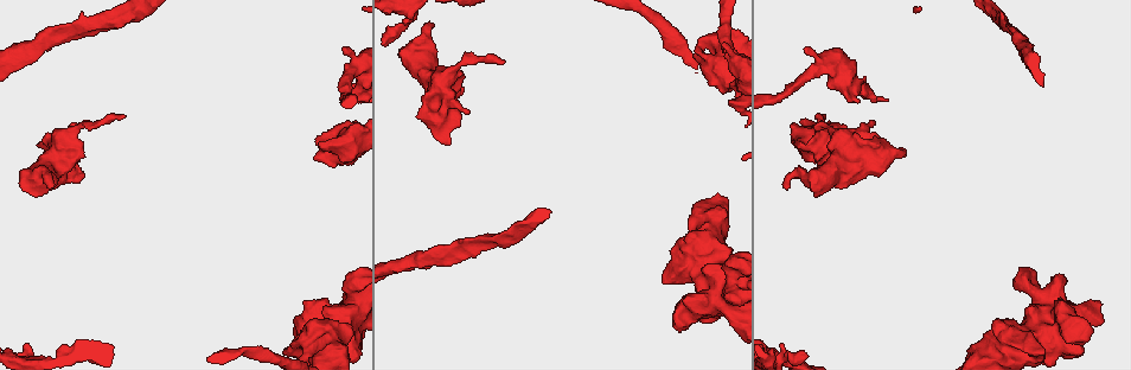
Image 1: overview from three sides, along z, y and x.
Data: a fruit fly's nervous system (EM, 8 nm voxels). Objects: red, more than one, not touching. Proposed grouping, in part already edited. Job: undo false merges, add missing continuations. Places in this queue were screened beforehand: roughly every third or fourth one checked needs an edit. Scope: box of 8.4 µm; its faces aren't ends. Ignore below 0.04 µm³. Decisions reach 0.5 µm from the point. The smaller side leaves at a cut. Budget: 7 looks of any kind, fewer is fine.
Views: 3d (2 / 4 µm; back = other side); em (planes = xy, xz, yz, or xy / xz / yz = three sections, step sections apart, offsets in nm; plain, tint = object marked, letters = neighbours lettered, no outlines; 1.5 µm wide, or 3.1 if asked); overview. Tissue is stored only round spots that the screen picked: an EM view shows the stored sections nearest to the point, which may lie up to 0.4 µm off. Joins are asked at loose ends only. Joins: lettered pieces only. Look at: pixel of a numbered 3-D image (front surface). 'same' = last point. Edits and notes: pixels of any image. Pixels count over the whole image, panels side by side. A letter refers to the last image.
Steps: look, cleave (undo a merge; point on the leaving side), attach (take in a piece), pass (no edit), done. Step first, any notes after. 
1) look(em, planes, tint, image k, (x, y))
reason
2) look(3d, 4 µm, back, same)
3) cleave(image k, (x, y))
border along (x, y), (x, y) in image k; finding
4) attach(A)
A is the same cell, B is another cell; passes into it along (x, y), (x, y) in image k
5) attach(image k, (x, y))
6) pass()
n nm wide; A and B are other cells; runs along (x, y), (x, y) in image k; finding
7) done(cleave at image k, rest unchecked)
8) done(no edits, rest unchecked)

look(3d, 2 µm, image 1, (342, 48))
branch stops here

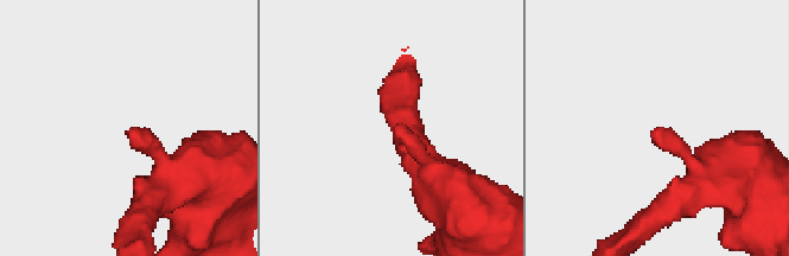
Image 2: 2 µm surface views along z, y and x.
look(em, planes, letters, image 2, (393, 128))

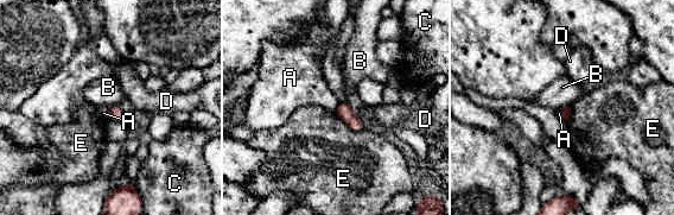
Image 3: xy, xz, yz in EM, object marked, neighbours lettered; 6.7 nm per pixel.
pass()
A, B, C, D and E are other cells; border along (118, 105), (108, 108) in image 3; no lettered piece goes on from it

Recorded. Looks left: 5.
look(3d, 2 µm, back, image 1, (317, 159))
thick end

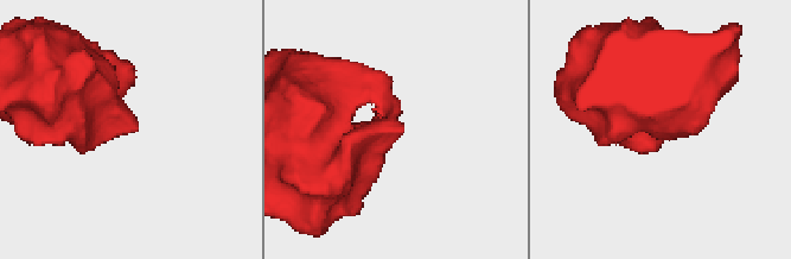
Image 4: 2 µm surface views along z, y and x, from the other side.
look(em, planes, tint, image 4, (131, 129))

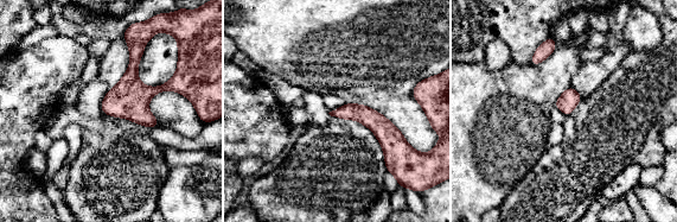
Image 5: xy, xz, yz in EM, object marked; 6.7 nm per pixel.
look(em, planes, letters, same)

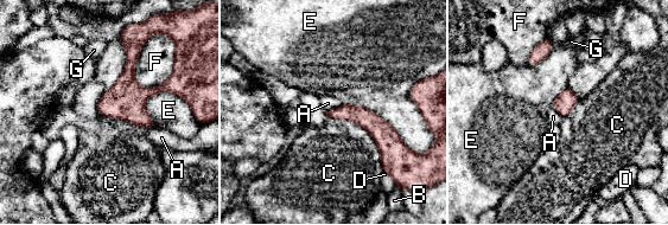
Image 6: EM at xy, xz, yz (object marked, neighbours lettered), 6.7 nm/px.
pass()
A, B, C, D, E, F and G are other cells; runs along (331, 114), (360, 114), (394, 148) in image 6; no lettered piece goes on from it

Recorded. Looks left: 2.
look(3d, 4 µm, back, image 1, (789, 188))

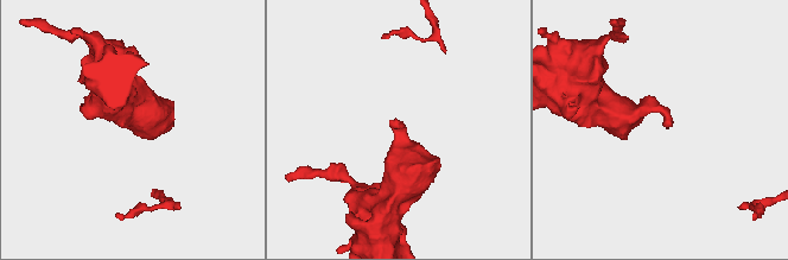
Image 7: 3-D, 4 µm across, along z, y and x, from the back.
look(em, planes, letters, image 7, (394, 126))

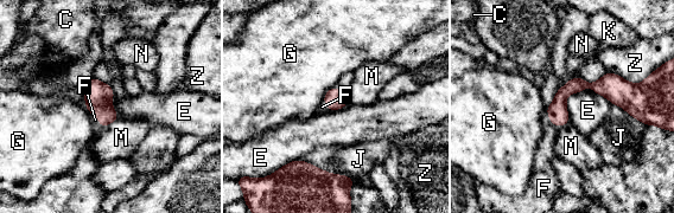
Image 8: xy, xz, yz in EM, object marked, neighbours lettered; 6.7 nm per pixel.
attach(F)
F is the same cell, C, E, G, J, K, M, N and Z are other cells; passes into it along (558, 114), (551, 121), (545, 154) in image 8; it goes on there

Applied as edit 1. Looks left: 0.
done(attach at image 8, rest unchecked)

